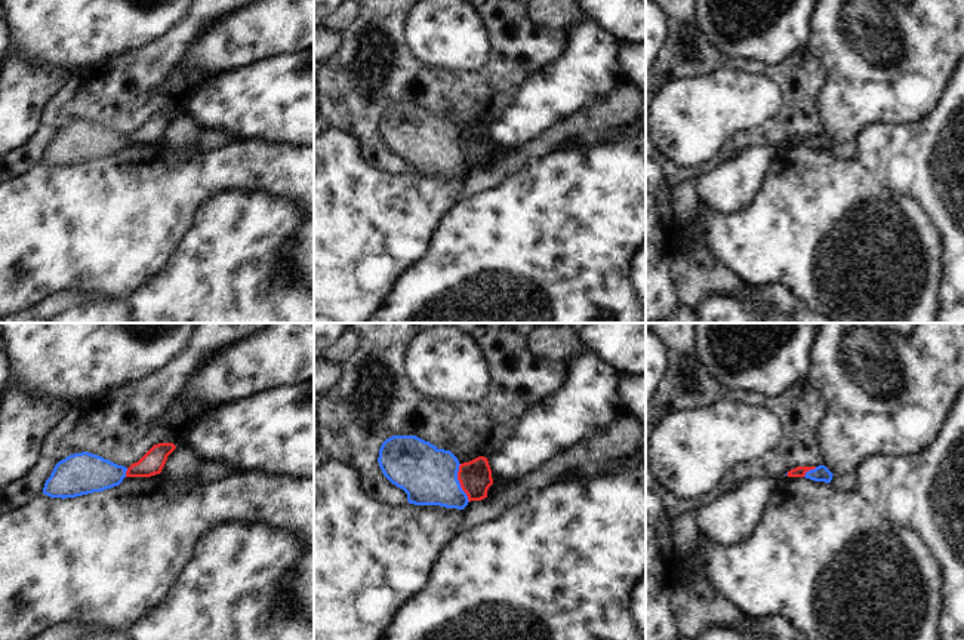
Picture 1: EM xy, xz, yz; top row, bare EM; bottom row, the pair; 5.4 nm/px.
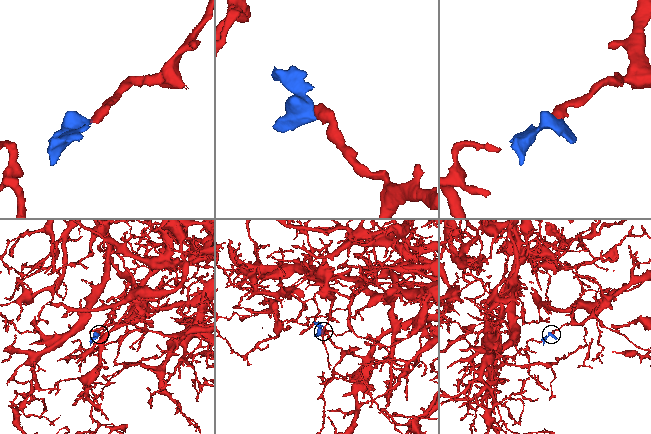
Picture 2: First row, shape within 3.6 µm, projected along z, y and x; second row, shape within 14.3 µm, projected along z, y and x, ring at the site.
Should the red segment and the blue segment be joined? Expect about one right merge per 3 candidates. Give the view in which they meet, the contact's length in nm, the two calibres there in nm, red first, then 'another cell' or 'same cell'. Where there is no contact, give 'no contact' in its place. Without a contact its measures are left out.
contact in xz; length 220 nm; calibres 180 and 300 nm; another cell

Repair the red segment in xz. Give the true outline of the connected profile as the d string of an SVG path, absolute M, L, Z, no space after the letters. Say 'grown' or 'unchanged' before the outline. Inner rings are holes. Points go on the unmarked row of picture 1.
unchanged; M478 124L469 130L461 132L458 148L469 170L487 166L487 159L493 153L487 126Z

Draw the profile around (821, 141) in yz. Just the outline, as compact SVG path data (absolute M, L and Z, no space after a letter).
M819 133L814 138L807 139L804 145L814 150L831 151L832 144L834 142L825 133Z

